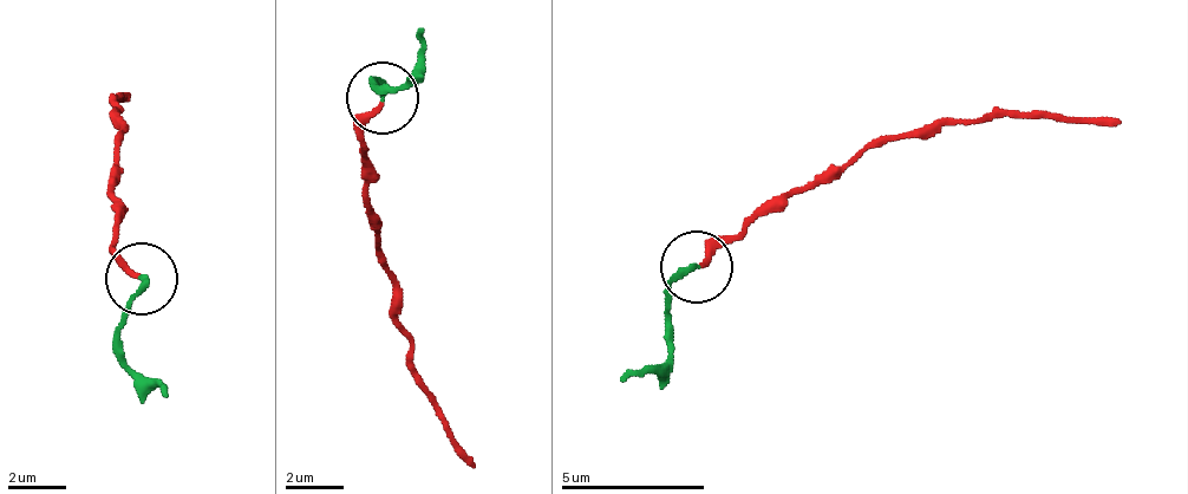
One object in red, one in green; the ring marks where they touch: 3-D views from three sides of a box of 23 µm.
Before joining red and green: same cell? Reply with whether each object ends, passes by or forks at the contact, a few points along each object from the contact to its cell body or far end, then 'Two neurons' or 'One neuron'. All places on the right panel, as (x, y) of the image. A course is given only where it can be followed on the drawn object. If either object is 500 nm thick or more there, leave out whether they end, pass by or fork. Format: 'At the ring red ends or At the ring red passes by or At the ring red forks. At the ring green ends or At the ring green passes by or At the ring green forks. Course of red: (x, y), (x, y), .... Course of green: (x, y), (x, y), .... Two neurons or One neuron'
At the ring red ends. At the ring green ends. Course of red: (700, 268), (743, 229), (892, 137), (1014, 115), (1120, 124). Course of green: (694, 268), (668, 283), (668, 346), (658, 370), (619, 379). One neuron

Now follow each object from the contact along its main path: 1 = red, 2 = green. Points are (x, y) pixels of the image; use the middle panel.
1: (382, 103), (359, 151), (385, 270), (415, 382), (477, 466)
2: (382, 96), (374, 76), (389, 89), (418, 69), (420, 26)

